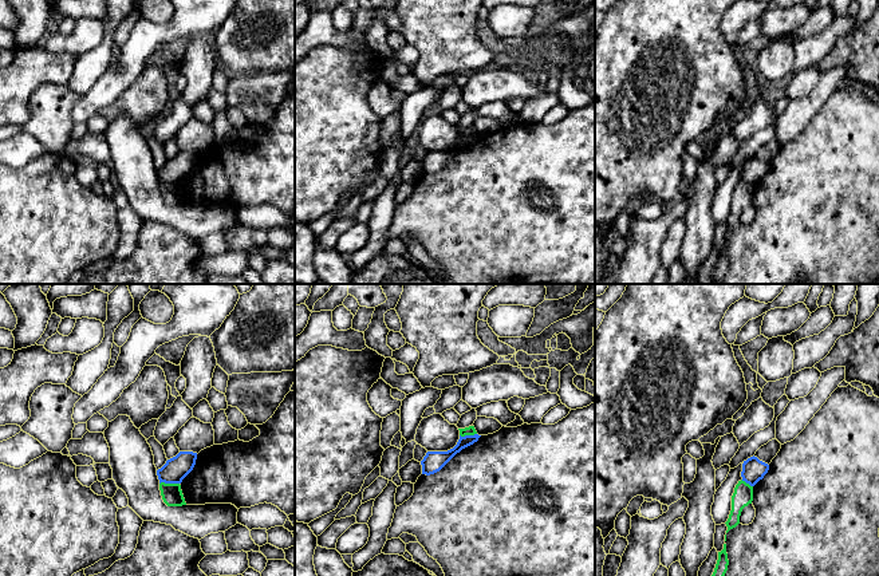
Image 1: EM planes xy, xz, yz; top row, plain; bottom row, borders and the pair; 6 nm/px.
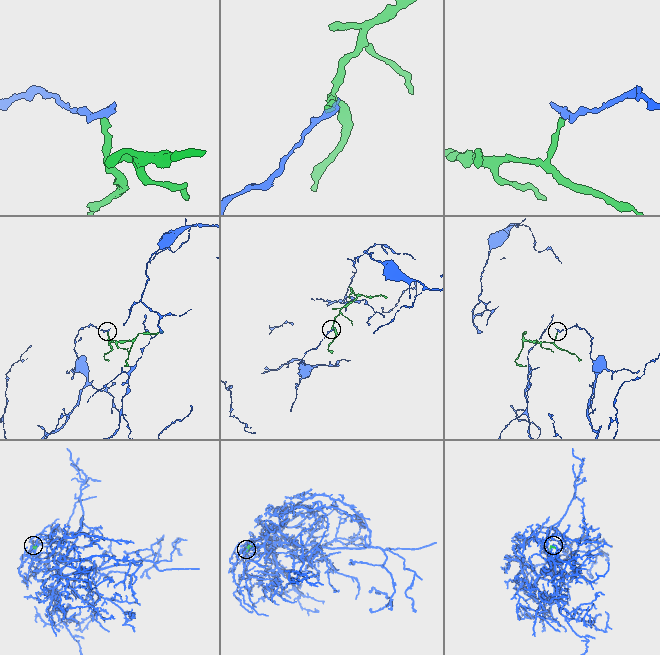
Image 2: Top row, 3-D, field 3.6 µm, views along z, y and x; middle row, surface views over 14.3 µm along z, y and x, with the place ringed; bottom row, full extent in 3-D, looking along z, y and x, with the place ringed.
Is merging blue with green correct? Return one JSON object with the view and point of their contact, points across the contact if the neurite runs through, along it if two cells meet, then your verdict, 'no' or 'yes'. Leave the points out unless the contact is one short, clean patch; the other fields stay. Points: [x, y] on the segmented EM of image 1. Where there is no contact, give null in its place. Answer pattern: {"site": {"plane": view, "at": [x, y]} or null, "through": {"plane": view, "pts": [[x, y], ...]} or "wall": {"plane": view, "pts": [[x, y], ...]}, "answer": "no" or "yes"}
{"site": {"plane": "xy", "at": [169, 482]}, "wall": {"plane": "xy", "pts": [[178, 482], [160, 484]]}, "answer": "no"}

